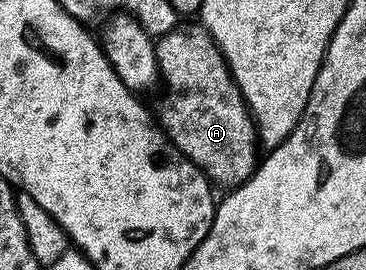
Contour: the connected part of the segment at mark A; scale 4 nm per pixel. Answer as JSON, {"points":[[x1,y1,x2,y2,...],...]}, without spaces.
{"points":[[178,25,166,35,160,36,155,46,159,79,163,87,165,83,165,96,161,99,161,115,159,111,159,122,165,136,200,169,206,179,214,184,222,183,225,189,232,189,238,187,240,183,247,182,256,171,259,162,257,126,249,106,235,85,225,58,217,48,217,43,200,25,194,27]]}

